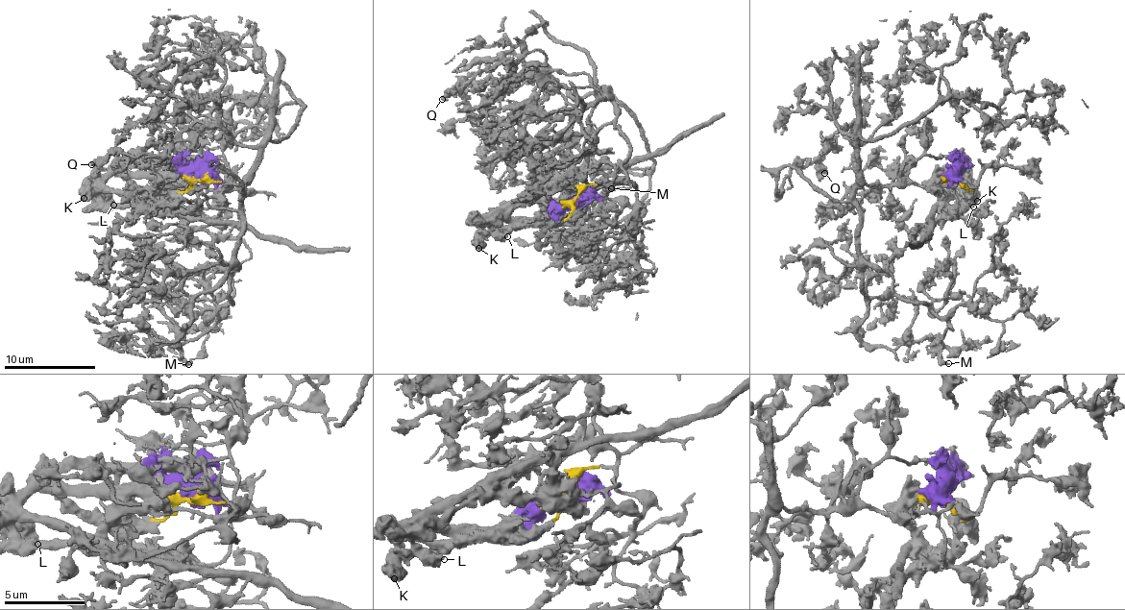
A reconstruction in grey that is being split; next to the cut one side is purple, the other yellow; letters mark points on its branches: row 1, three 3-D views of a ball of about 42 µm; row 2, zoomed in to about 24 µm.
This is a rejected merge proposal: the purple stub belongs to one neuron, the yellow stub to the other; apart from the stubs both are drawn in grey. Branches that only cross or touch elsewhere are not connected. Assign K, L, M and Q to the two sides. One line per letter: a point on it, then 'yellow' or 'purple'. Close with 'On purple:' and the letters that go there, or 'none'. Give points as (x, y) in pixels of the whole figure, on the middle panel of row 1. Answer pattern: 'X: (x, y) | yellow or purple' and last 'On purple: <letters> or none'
K: (478, 248) | purple
L: (507, 236) | purple
M: (611, 188) | yellow
Q: (442, 99) | yellow
On purple: K, L

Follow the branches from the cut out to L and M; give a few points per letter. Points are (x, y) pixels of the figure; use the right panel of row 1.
L: (953, 174), (961, 161), (964, 161), (956, 163), (952, 180), (956, 191), (974, 207)
M: (955, 174), (942, 186), (855, 190), (859, 255), (945, 322), (948, 364)

